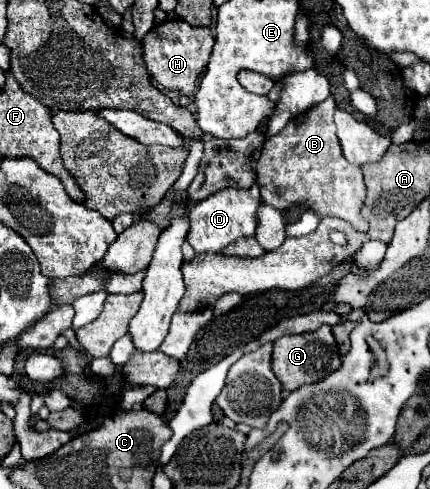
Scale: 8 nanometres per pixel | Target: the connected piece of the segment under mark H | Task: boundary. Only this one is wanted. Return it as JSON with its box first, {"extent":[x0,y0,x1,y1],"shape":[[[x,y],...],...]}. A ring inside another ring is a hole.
{"extent":[142,18,215,96],"shape":[[[174,18],[156,24],[142,40],[142,58],[152,76],[152,80],[168,90],[178,90],[186,96],[194,96],[198,78],[206,70],[208,58],[212,54],[215,38],[210,28],[190,26],[188,22]]]}

